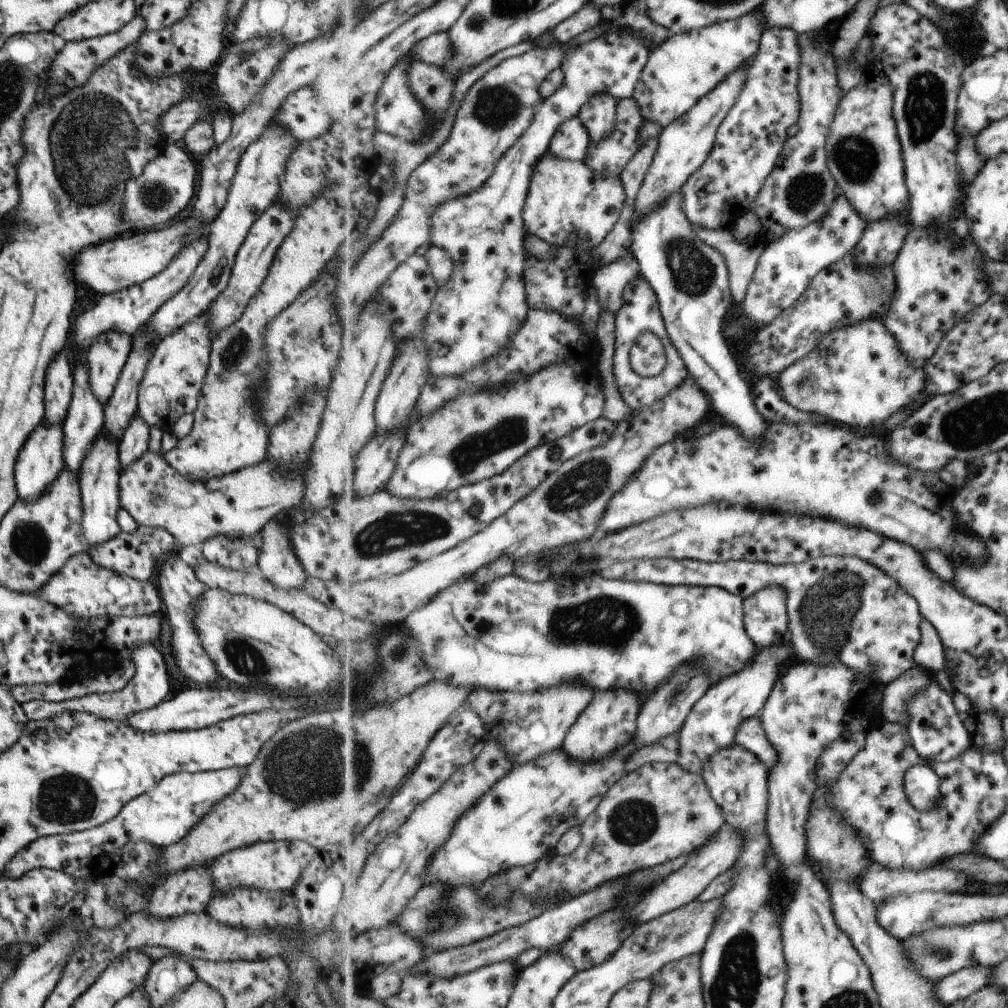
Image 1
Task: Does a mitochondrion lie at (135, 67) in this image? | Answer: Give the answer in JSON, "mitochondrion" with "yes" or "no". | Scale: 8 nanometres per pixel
{"mitochondrion":"no"}

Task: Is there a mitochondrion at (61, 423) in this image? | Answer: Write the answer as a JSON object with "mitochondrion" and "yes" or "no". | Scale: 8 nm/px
{"mitochondrion":"no"}

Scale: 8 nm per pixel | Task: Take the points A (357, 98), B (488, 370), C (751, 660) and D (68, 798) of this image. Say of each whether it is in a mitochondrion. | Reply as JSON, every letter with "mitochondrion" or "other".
{"A":"mitochondrion","B":"other","C":"other","D":"mitochondrion"}

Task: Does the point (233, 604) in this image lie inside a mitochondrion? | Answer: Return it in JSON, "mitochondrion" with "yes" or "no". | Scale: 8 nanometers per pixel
{"mitochondrion":"no"}

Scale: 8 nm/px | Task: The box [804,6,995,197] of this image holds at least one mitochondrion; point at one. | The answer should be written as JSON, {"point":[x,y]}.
{"point":[927,104]}

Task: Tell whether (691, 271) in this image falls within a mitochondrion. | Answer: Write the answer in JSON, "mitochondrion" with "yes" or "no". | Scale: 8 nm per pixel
{"mitochondrion":"yes"}

